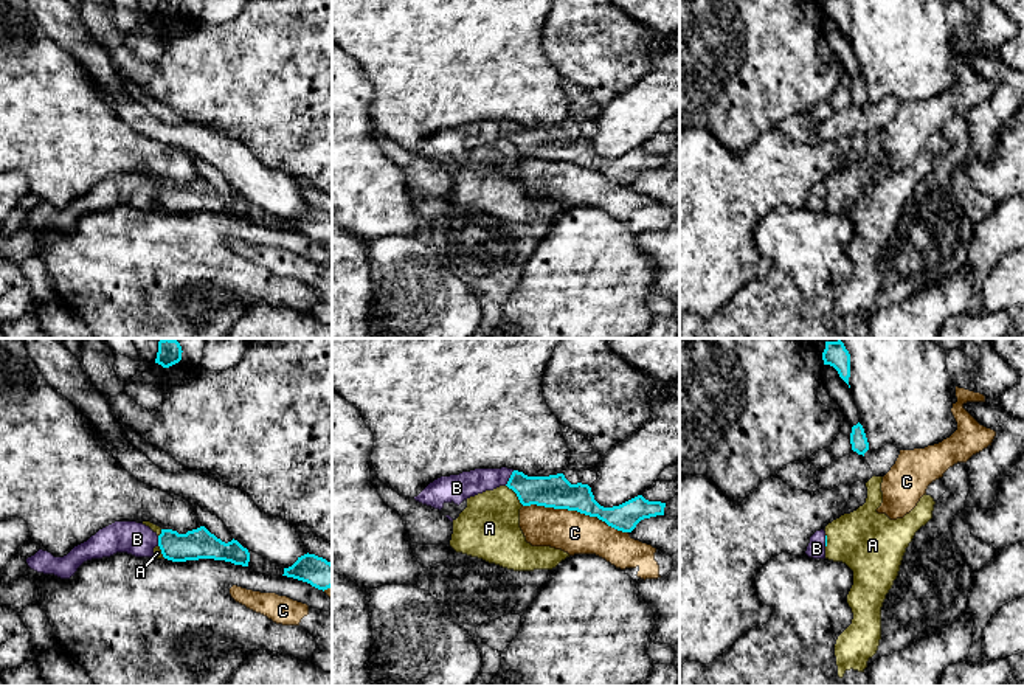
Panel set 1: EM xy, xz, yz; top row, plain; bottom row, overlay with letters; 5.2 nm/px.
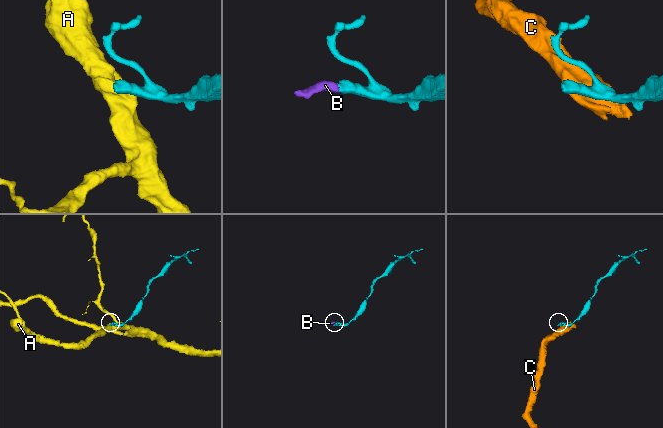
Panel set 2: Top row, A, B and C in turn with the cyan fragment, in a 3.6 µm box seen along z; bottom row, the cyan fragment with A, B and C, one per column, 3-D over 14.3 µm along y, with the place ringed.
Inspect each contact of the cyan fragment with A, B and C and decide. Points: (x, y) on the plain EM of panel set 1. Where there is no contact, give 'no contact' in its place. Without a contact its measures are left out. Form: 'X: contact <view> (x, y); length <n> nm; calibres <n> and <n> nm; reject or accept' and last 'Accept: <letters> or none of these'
A: contact xz (517, 148); length 140 nm; calibres 170 and 320 nm; reject
B: contact xz (509, 131); length 90 nm; calibres 170 and 140 nm; accept
C: contact xz (576, 162); length 550 nm; calibres 170 and 220 nm; reject
Accept: B

